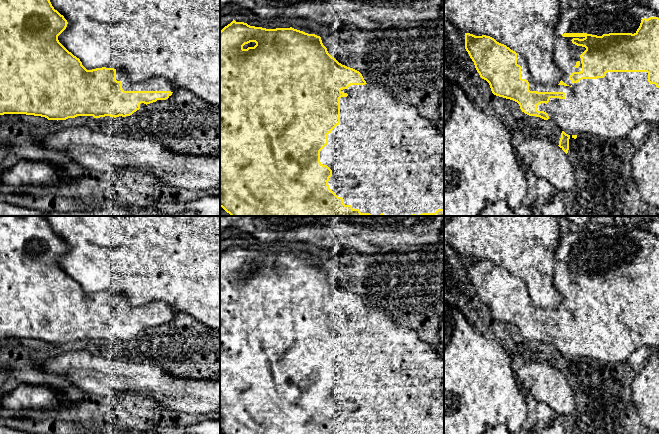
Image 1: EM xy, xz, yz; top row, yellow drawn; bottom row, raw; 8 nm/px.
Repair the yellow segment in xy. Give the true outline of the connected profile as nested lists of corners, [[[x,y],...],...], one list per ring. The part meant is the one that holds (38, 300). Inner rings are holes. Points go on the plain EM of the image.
[[[0,216],[0,339],[26,338],[57,345],[77,340],[93,340],[94,342],[106,341],[111,345],[119,340],[130,340],[141,331],[157,324],[166,324],[174,316],[176,311],[163,301],[149,302],[142,306],[133,307],[127,297],[114,292],[102,291],[87,294],[80,283],[69,276],[58,264],[58,260],[66,253],[67,248],[67,244],[54,233],[45,216]]]

